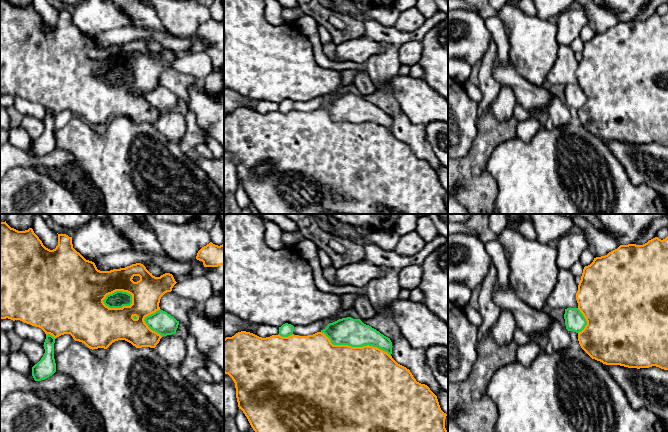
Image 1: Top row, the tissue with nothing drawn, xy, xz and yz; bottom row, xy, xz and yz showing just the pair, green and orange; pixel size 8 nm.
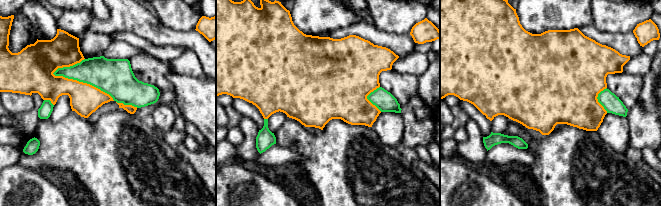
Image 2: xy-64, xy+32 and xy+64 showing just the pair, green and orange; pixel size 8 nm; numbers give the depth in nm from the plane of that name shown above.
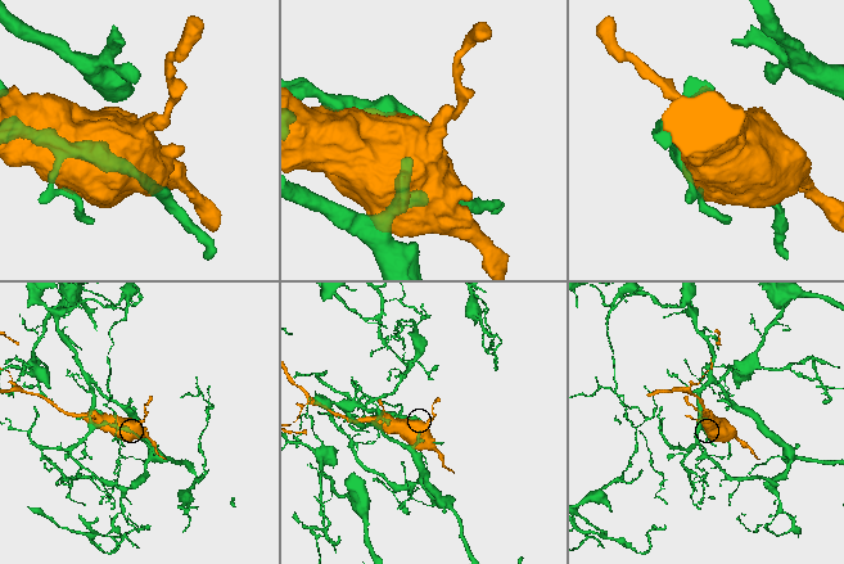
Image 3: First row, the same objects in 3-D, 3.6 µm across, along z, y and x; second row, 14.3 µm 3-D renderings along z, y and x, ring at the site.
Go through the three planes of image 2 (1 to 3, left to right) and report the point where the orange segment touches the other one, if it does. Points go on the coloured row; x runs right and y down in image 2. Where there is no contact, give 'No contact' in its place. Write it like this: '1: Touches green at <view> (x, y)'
1: Touches green at xy-64 (83, 82)
2: Touches green at xy+32 (367, 98)
3: Touches green at xy+64 (597, 98)

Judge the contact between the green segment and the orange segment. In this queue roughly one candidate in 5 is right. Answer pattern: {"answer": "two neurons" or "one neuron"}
{"answer": "two neurons"}

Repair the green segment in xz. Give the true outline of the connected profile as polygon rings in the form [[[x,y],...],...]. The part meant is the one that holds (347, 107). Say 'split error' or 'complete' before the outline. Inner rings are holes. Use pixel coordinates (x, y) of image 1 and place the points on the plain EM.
complete; [[[351,93],[339,95],[329,99],[321,106],[333,121],[348,121],[351,123],[373,122],[390,132],[392,130],[392,118],[376,105],[364,100],[360,95]]]

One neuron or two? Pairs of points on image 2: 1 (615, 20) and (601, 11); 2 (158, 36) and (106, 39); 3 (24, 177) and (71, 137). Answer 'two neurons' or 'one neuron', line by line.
1: one neuron
2: two neurons
3: two neurons

